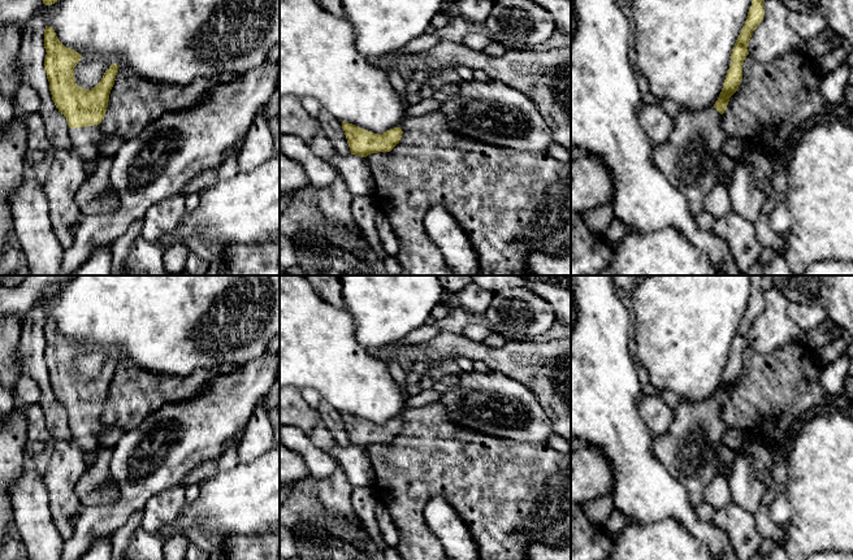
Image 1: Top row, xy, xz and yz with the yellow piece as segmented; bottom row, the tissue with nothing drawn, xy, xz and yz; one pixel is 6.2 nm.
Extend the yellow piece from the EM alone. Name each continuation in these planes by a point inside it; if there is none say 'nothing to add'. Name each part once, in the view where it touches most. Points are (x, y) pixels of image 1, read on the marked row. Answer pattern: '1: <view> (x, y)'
1: xy (69, 170)

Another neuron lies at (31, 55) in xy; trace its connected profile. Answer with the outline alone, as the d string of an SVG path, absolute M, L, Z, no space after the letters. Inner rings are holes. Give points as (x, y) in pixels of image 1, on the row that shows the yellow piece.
M39 8L25 23L21 34L21 49L18 61L22 66L22 79L30 84L39 95L40 107L36 110L43 120L47 138L55 149L69 148L69 126L68 121L56 108L49 91L49 82L44 69L46 25L39 16Z

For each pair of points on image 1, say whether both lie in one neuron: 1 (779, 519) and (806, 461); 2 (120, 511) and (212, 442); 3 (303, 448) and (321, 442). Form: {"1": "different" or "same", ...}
{"1": "different", "2": "same", "3": "different"}

